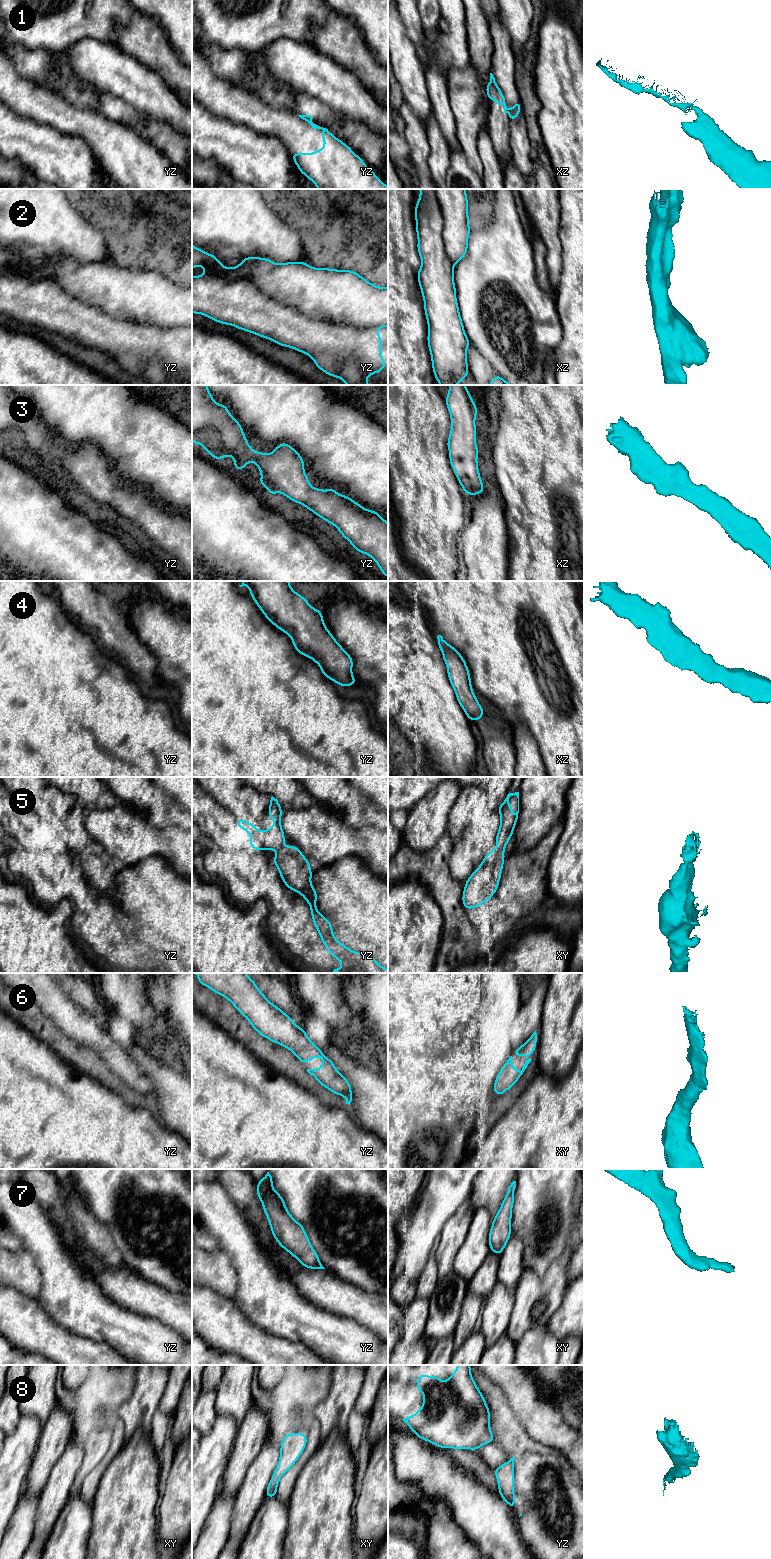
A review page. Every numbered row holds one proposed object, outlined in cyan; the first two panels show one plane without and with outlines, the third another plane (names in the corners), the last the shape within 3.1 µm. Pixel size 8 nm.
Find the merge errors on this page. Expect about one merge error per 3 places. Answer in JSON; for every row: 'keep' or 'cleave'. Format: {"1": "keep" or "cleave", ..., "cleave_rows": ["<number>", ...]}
{"1": "cleave", "2": "cleave", "3": "keep", "4": "keep", "5": "keep", "6": "keep", "7": "keep", "8": "keep", "cleave_rows": ["1", "2"]}

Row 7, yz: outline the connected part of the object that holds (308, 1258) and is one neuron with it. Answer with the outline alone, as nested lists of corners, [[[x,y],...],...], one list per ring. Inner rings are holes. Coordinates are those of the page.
[[[267,1174],[257,1183],[256,1192],[277,1243],[308,1269],[325,1269],[312,1248],[304,1226],[287,1210],[282,1196],[273,1190],[272,1176]]]

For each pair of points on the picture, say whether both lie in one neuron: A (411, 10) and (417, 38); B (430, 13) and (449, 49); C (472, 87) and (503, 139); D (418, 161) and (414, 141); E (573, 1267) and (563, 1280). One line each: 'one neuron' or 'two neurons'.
A: one neuron
B: two neurons
C: two neurons
D: one neuron
E: two neurons

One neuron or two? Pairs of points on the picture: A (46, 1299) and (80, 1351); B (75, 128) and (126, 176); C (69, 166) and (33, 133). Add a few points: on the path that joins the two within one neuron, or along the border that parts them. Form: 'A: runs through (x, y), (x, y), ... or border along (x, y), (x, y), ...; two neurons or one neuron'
A: border along (48, 1315), (70, 1332), (88, 1338); two neurons
B: runs through (89, 132), (119, 162); one neuron
C: runs through (60, 160), (40, 142); one neuron

